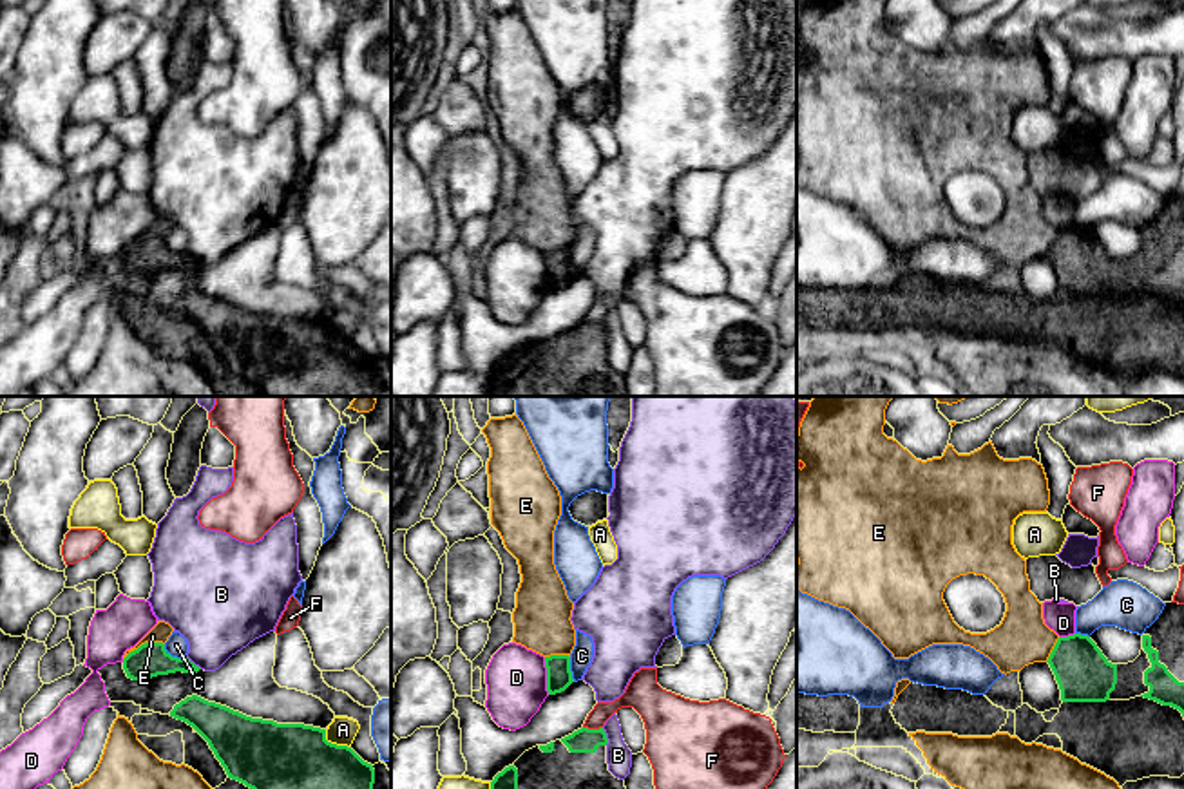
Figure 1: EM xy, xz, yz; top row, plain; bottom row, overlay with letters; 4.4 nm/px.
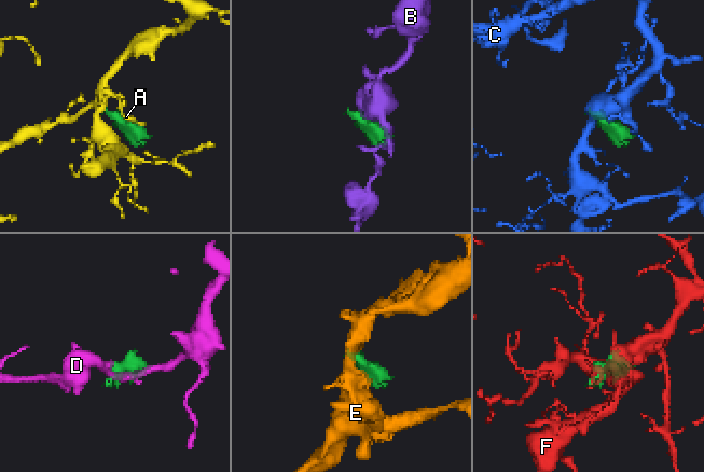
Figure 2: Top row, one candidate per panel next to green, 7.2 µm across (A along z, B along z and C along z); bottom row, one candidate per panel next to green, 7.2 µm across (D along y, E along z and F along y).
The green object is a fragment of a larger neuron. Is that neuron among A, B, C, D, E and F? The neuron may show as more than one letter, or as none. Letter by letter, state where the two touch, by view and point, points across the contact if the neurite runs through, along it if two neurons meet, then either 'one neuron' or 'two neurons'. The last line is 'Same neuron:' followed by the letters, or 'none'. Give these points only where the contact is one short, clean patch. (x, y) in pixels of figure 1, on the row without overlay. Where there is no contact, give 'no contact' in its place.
A: xy (334, 339) | two neurons
B: xz (605, 332) | two neurons
C: xy (174, 252) | two neurons
D: xz (547, 270) | along xz (544, 252), (545, 285), (549, 288) | two neurons
E: xy (145, 237) | along xy (163, 237), (142, 237), (124, 254) | two neurons
F: xz (592, 324) | two neurons
Same neuron: none

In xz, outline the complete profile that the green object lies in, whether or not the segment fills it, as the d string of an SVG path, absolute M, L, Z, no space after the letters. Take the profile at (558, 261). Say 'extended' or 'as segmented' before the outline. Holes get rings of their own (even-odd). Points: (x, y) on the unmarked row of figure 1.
as segmented; M568 250L545 252L545 262L549 290L561 288L574 277Z

